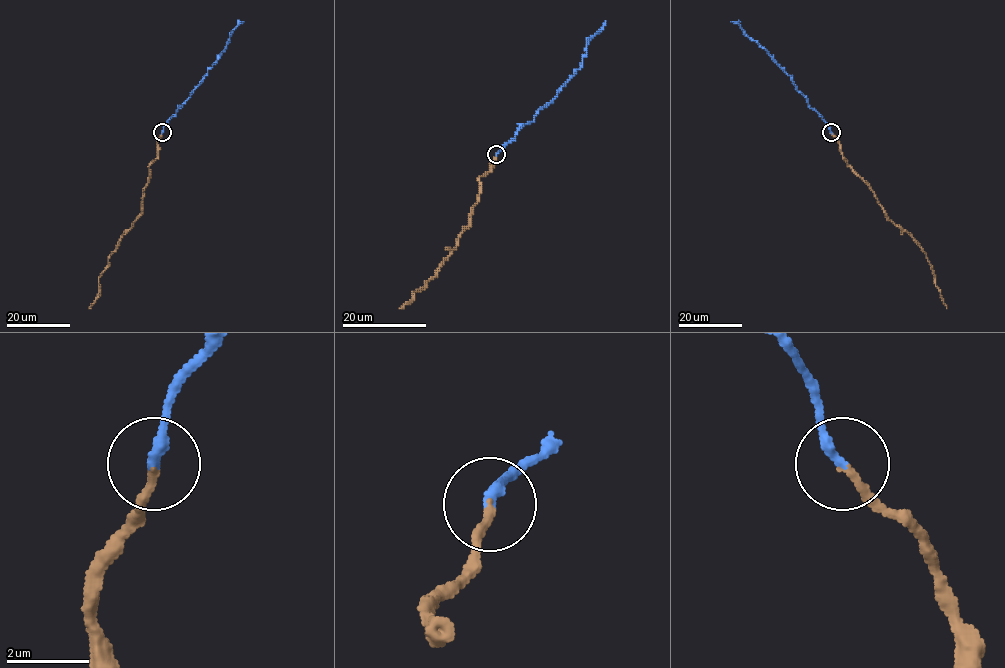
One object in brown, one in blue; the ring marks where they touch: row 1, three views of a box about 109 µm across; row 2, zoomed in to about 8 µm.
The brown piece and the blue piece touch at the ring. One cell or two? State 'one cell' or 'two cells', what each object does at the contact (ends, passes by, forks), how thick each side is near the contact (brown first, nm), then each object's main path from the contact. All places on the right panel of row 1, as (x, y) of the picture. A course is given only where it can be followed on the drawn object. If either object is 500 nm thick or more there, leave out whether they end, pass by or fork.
one cell | brown ends | blue ends | 200/260 nm | brown via (831, 132), (848, 165), (874, 192), (885, 215), (907, 231), (926, 254), (935, 285), (947, 309) | blue via (831, 132), (790, 76), (764, 48), (750, 38), (736, 23), (730, 21)

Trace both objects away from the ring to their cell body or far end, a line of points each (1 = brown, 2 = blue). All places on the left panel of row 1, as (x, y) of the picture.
1: (162, 132), (158, 156), (149, 165), (141, 215), (111, 254), (90, 309)
2: (162, 132), (166, 122), (226, 48), (231, 32), (244, 21)

